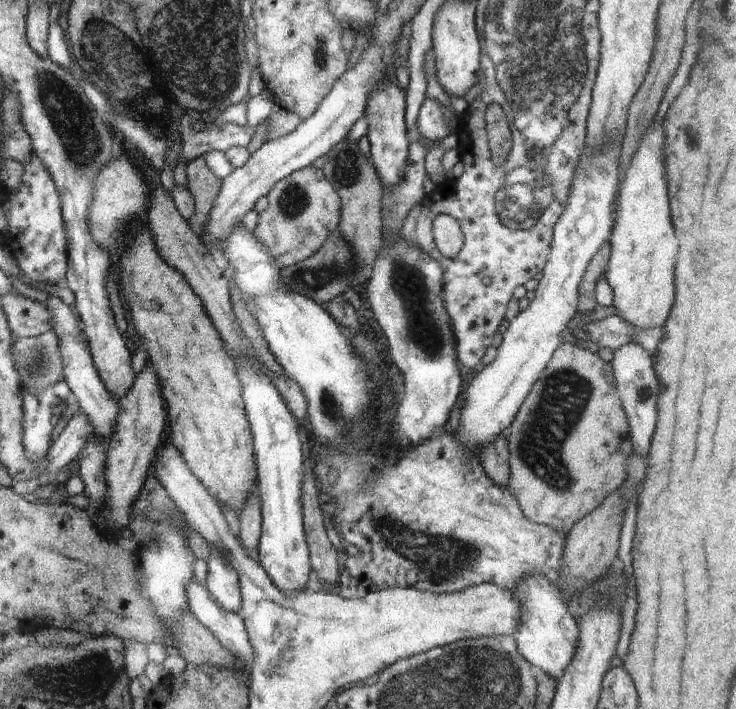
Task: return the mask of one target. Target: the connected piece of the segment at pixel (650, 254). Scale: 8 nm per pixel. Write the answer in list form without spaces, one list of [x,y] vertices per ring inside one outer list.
[[[653,123],[631,158],[616,198],[617,209],[608,240],[611,253],[605,277],[614,294],[616,315],[639,329],[662,327],[674,304],[674,264],[678,240],[674,236],[666,196],[668,190],[662,162],[664,137],[663,124]]]

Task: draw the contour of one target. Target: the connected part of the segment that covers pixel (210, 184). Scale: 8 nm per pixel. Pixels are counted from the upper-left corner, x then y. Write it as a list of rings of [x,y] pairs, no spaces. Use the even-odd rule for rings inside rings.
[[[200,154],[188,162],[186,171],[187,188],[195,200],[194,222],[191,219],[190,224],[194,224],[192,230],[199,234],[199,225],[207,219],[222,180],[208,168],[204,154]]]

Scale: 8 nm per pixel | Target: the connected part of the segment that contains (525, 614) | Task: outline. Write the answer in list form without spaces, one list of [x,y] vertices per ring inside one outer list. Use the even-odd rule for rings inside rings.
[[[544,573],[529,576],[512,592],[521,602],[521,623],[512,636],[519,653],[531,665],[538,666],[548,677],[558,682],[574,658],[579,643],[579,628],[572,608],[564,602],[561,590],[554,588]]]

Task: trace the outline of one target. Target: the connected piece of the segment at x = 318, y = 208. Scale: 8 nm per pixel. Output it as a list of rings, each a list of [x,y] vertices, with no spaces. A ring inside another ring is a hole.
[[[304,167],[279,180],[267,194],[268,208],[259,215],[253,235],[268,249],[279,269],[283,269],[310,258],[324,241],[339,228],[341,198],[336,189],[326,180],[323,169]]]

